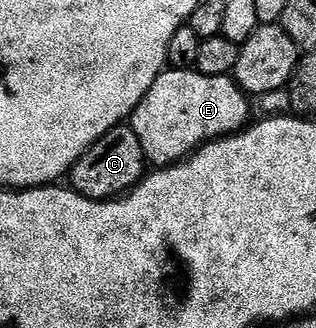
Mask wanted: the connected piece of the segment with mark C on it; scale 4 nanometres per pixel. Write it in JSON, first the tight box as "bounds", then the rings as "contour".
{"bounds":[70,125,149,199],"contour":[[[121,125],[110,129],[74,164],[70,183],[77,193],[91,199],[115,199],[133,191],[144,180],[149,167],[148,154],[142,149],[142,141],[138,141],[138,133],[130,125]]]}

